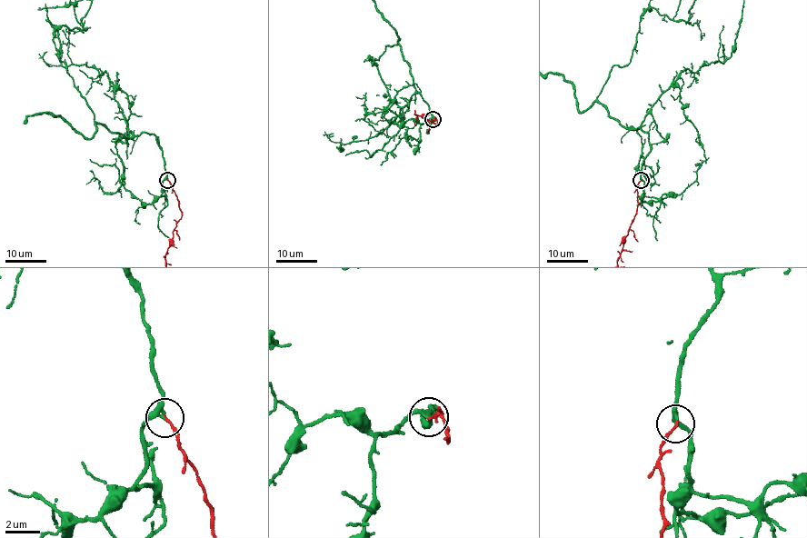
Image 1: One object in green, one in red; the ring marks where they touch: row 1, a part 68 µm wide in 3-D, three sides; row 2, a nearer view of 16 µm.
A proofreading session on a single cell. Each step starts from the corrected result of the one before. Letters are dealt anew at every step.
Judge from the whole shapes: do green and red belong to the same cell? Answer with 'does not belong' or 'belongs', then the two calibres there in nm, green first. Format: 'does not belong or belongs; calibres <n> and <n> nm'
belongs; calibres 240 and 150 nm

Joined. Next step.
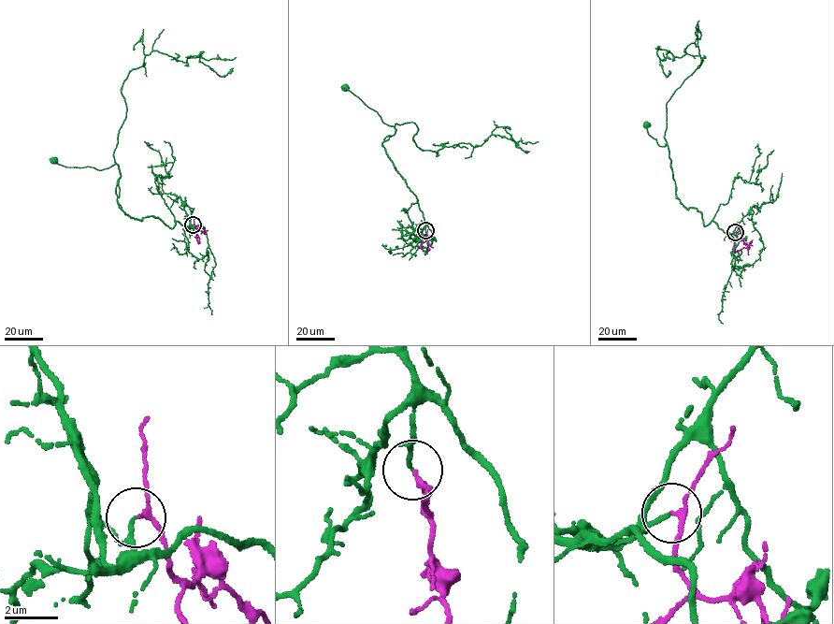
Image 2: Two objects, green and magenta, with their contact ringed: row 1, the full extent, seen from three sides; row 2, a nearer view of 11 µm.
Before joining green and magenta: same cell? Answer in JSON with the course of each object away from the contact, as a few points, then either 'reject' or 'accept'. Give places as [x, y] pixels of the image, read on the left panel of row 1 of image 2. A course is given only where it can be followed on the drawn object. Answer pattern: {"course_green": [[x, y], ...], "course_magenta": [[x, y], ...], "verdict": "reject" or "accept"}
{"course_green": [[193, 224], [174, 222], [172, 228], [152, 216], [127, 215], [117, 200], [116, 164], [99, 170], [52, 160]], "course_magenta": [[193, 224], [199, 243]], "verdict": "accept"}

